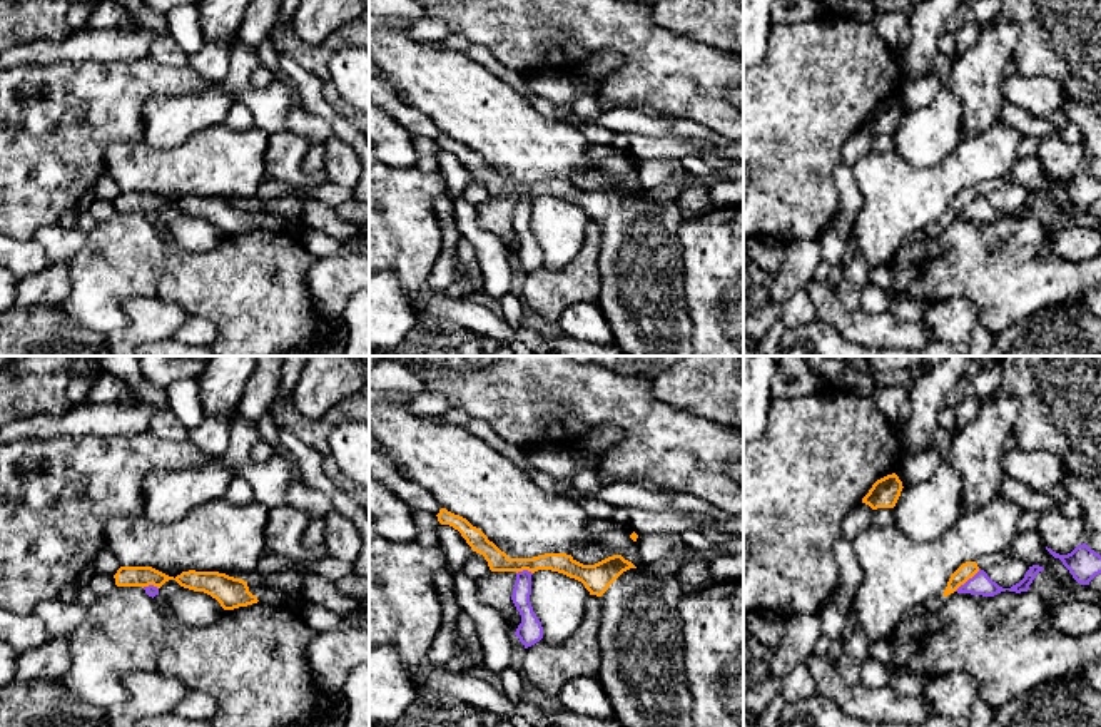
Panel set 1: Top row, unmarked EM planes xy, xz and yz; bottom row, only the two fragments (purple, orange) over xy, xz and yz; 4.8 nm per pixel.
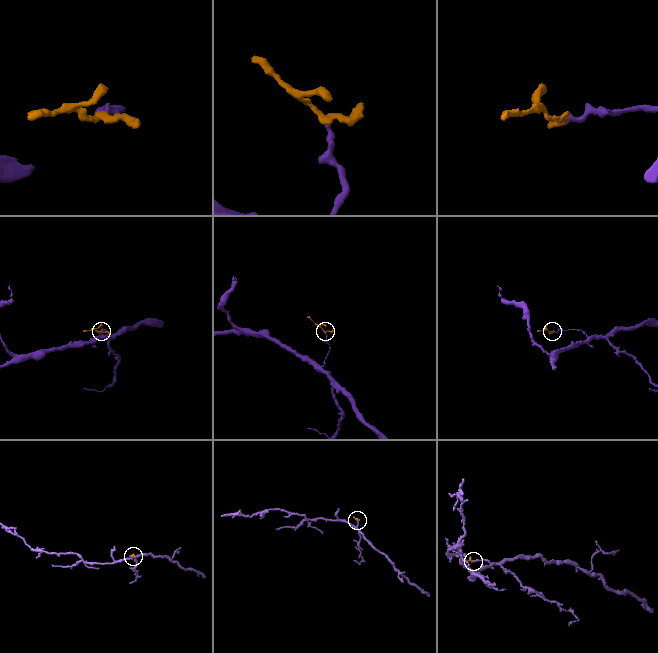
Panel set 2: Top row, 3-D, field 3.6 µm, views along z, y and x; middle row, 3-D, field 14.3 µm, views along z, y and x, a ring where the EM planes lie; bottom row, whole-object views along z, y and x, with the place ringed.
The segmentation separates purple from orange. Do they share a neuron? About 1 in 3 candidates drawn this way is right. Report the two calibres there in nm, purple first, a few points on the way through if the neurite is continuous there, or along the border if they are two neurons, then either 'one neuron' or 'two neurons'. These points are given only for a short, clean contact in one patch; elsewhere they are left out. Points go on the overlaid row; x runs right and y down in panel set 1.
100 nm thick on the purple side, 80 nm on the other; border along yz (979, 569), (954, 590); two neurons

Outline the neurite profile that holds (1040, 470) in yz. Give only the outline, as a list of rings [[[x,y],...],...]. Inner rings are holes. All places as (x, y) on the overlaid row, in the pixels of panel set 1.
[[[1009,446],[1002,456],[1006,476],[1024,483],[1031,490],[1048,491],[1063,486],[1068,468],[1049,451],[1022,451]]]

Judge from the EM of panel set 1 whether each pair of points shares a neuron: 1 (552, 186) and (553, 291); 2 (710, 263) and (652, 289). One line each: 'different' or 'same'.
1: different
2: different

